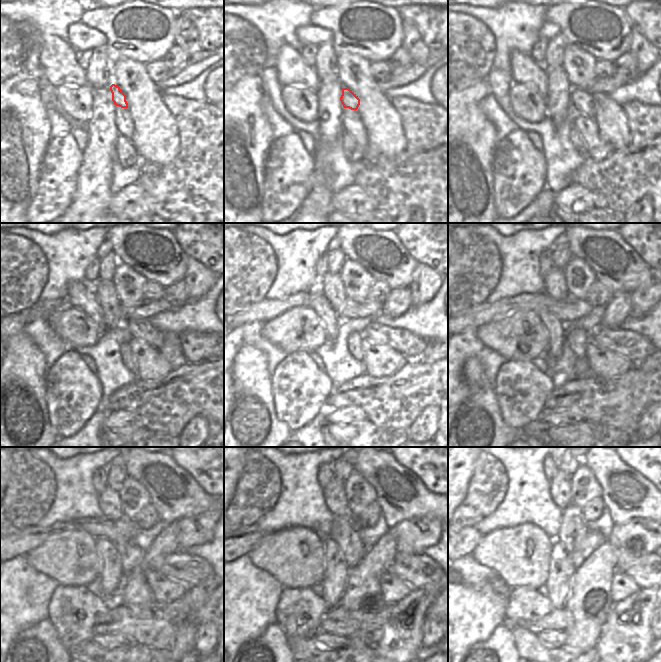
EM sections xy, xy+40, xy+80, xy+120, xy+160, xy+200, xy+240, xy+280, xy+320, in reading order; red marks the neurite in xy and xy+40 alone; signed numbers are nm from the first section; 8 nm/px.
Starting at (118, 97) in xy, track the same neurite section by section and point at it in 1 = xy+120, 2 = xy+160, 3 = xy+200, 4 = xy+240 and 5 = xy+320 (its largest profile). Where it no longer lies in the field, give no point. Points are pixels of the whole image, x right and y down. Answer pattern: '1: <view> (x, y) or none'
1: xy+120 (143, 330)
2: xy+160 (411, 346)
3: xy+200 (636, 347)
4: xy+240 (190, 570)
5: xy+320 (651, 571)

